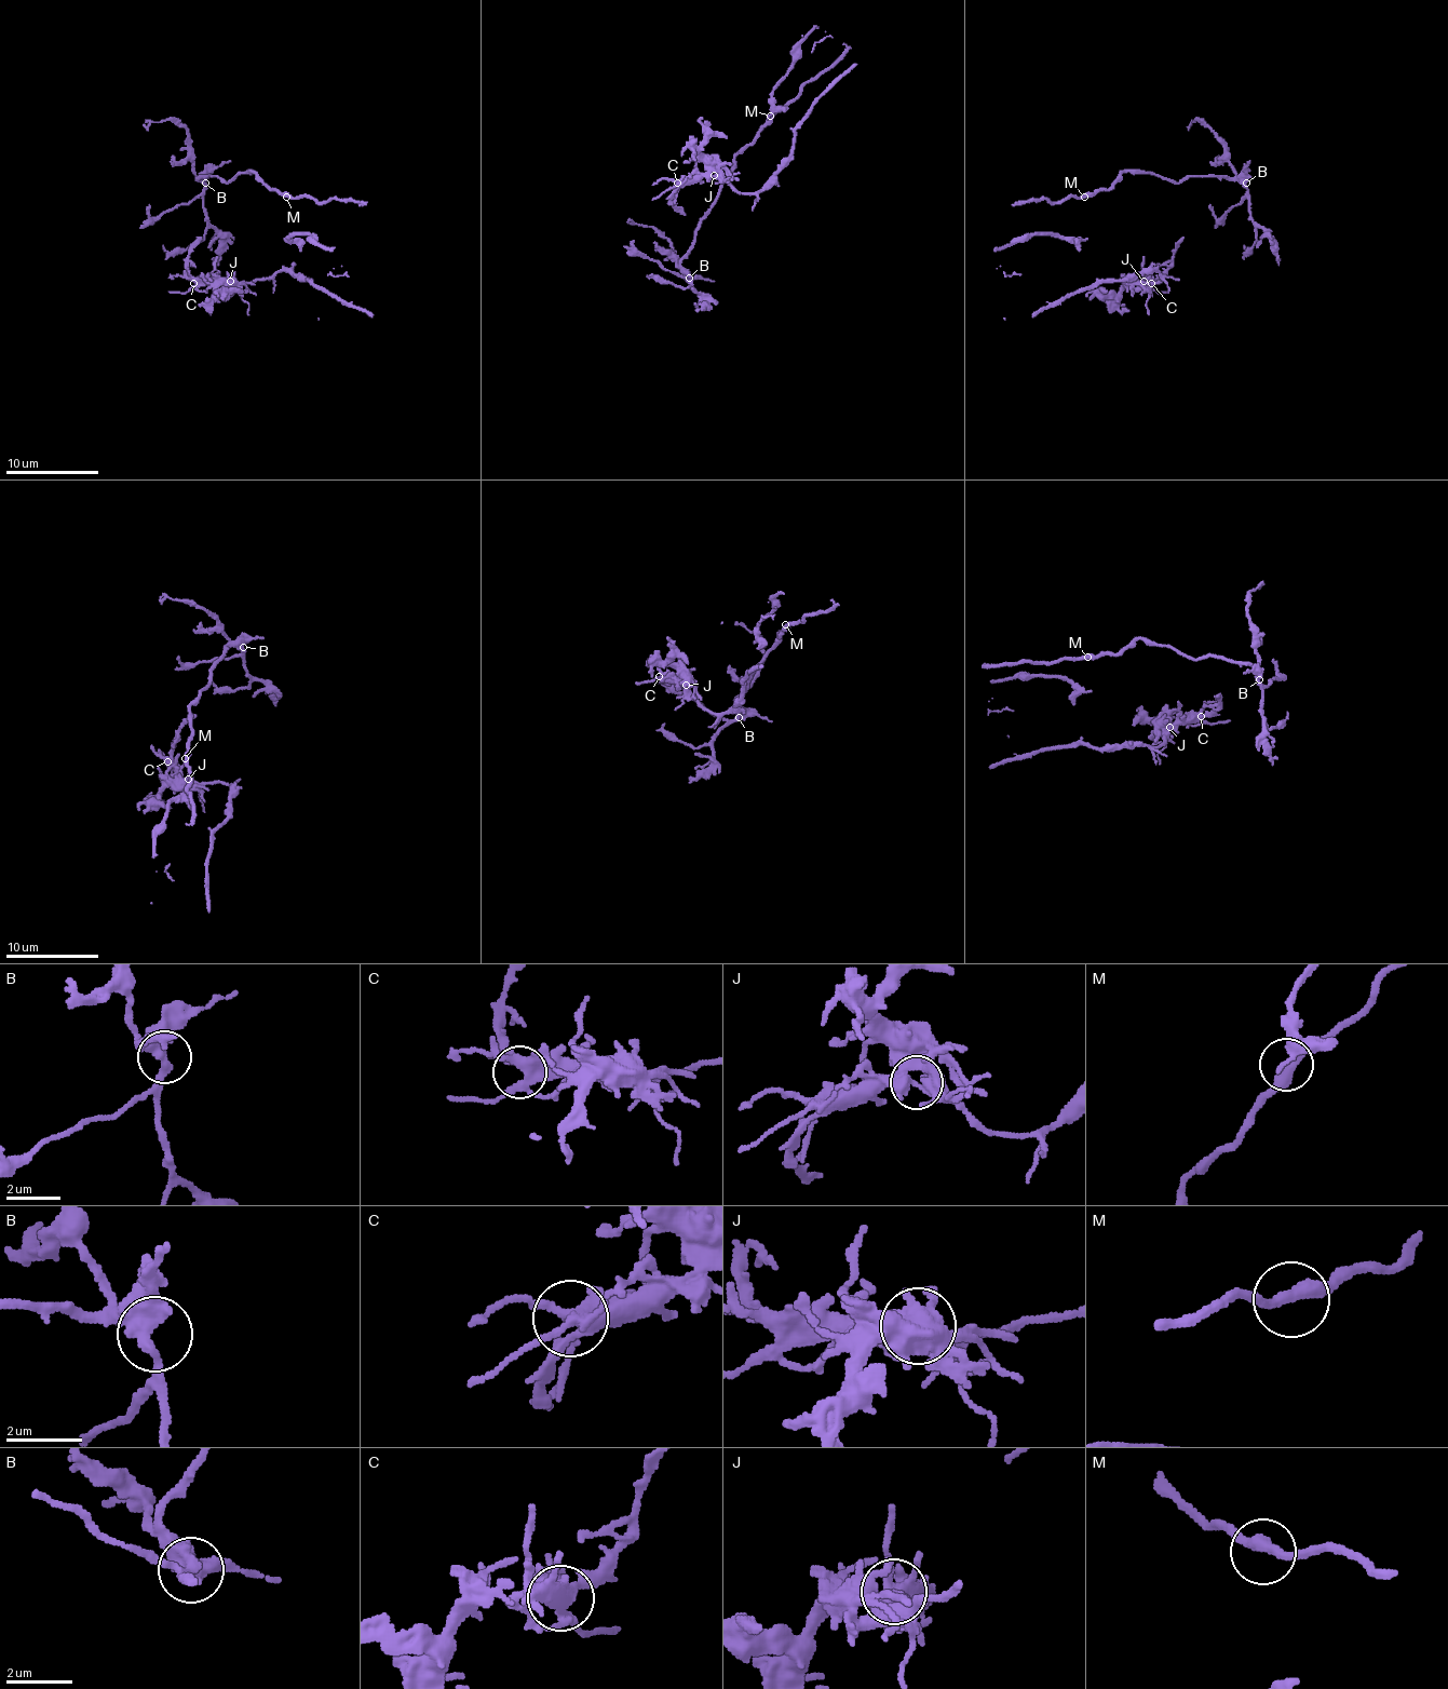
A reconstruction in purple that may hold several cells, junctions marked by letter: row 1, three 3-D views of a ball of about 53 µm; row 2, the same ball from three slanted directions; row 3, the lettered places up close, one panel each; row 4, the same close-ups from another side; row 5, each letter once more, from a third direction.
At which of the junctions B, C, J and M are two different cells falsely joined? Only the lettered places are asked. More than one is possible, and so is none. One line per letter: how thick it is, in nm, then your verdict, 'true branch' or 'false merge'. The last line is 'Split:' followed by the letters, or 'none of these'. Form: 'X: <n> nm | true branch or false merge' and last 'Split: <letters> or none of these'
B: 400 nm | true branch
C: 420 nm | true branch
J: 320 nm | false merge
M: 380 nm | true branch
Split: J

